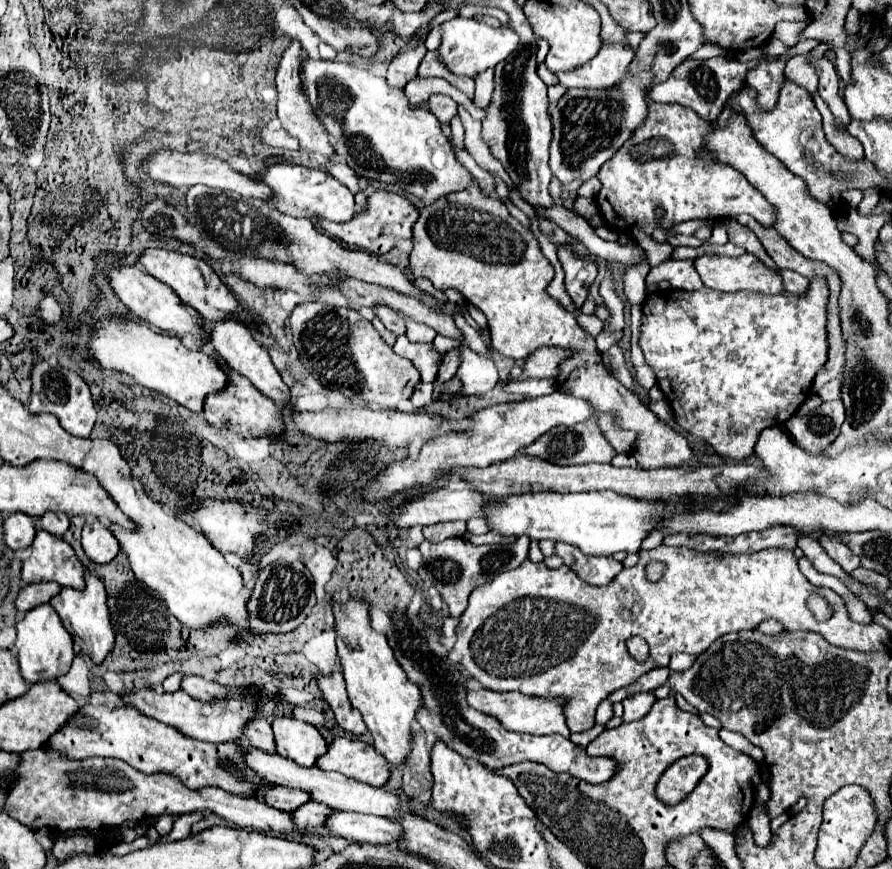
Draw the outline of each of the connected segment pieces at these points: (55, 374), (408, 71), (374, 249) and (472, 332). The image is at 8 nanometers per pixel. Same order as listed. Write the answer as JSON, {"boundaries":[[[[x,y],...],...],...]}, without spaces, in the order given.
{"boundaries":[[[[38,362],[32,368],[30,378],[32,378],[32,398],[30,398],[28,410],[32,414],[50,412],[60,418],[60,424],[66,432],[70,432],[72,436],[88,438],[96,422],[96,408],[94,408],[88,384],[76,372],[60,366],[50,366],[48,362]]],[[[426,37],[422,39],[420,44],[408,52],[402,52],[398,54],[392,62],[390,62],[390,68],[386,72],[386,82],[392,86],[392,88],[400,88],[404,90],[404,86],[416,78],[416,70],[418,70],[418,64],[420,60],[424,58],[427,50],[424,44]]],[[[378,190],[368,198],[368,210],[356,214],[350,222],[320,222],[320,226],[330,234],[346,242],[354,250],[366,250],[368,254],[386,254],[398,238],[412,238],[412,226],[418,220],[418,208],[404,196]]],[[[457,315],[455,318],[456,326],[464,334],[464,343],[473,351],[480,354],[480,356],[486,356],[491,358],[489,349],[485,346],[480,334],[476,329],[471,327],[461,315]]]]}

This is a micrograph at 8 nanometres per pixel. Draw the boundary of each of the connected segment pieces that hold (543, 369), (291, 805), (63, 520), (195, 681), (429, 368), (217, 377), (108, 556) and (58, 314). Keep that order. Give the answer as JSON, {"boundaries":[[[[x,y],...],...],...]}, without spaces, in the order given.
{"boundaries":[[[[544,346],[536,352],[532,352],[526,362],[522,364],[522,374],[518,380],[528,380],[528,378],[556,378],[558,372],[560,372],[560,364],[564,360],[568,360],[574,352],[568,348],[568,350],[562,350],[562,348],[556,348],[556,346]]],[[[272,786],[272,788],[260,788],[256,792],[258,800],[268,802],[270,806],[276,806],[278,810],[286,810],[286,812],[294,812],[296,808],[300,808],[302,804],[310,802],[310,794],[304,790],[294,790],[294,788],[286,788],[286,786]]],[[[44,514],[44,516],[40,518],[40,526],[42,526],[46,532],[62,538],[62,536],[66,534],[66,530],[70,528],[70,518],[68,518],[66,514]]],[[[186,676],[180,682],[180,690],[184,690],[186,694],[190,694],[196,700],[208,700],[208,698],[224,698],[224,694],[228,692],[226,686],[220,686],[216,682],[204,680],[202,676]]],[[[400,336],[400,338],[396,340],[394,352],[396,352],[398,356],[404,356],[404,358],[412,360],[414,366],[420,370],[424,382],[432,382],[432,380],[436,378],[438,366],[440,366],[440,362],[442,362],[442,358],[444,358],[444,354],[436,352],[436,350],[432,348],[432,344],[424,344],[424,342],[412,344],[406,336]]],[[[104,318],[98,322],[92,332],[90,352],[104,370],[124,372],[132,376],[134,382],[166,394],[192,412],[202,412],[206,396],[228,386],[228,374],[220,368],[212,352],[190,350],[180,342],[178,336],[158,334],[126,318]]],[[[88,516],[82,530],[82,548],[86,556],[96,564],[108,564],[120,550],[112,530],[98,518]]],[[[44,294],[40,308],[38,308],[38,316],[46,322],[46,324],[56,324],[62,320],[62,308],[60,304],[54,300],[52,294]]]]}

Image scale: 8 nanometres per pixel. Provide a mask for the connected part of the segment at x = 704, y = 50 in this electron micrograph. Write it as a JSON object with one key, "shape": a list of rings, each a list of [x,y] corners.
{"shape":[[[704,44],[696,54],[692,54],[692,58],[696,60],[708,60],[708,58],[714,58],[714,56],[724,56],[726,50],[722,46],[714,46],[714,44]]]}

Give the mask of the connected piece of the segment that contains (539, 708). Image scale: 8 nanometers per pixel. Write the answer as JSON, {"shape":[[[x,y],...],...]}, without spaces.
{"shape":[[[468,690],[468,704],[480,712],[492,714],[500,718],[502,726],[512,732],[528,732],[528,734],[562,734],[570,738],[570,730],[566,726],[564,716],[564,698],[542,698],[542,696],[526,696],[522,692],[492,692],[492,690]]]}

